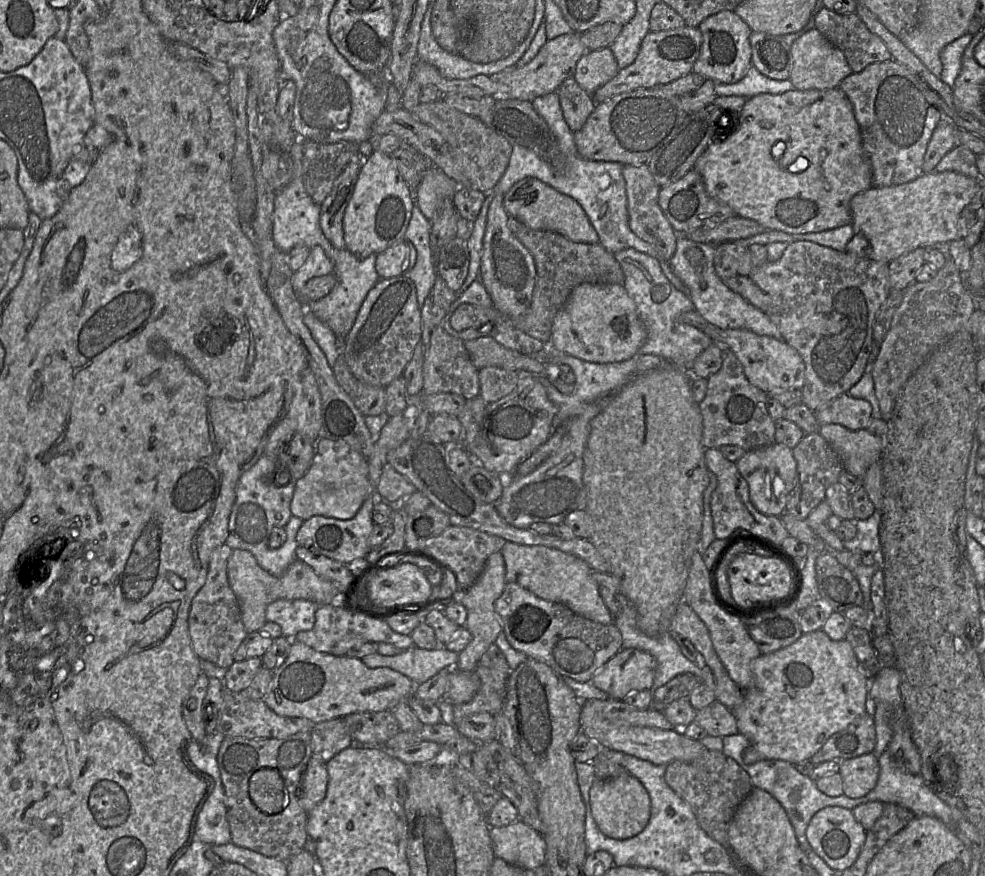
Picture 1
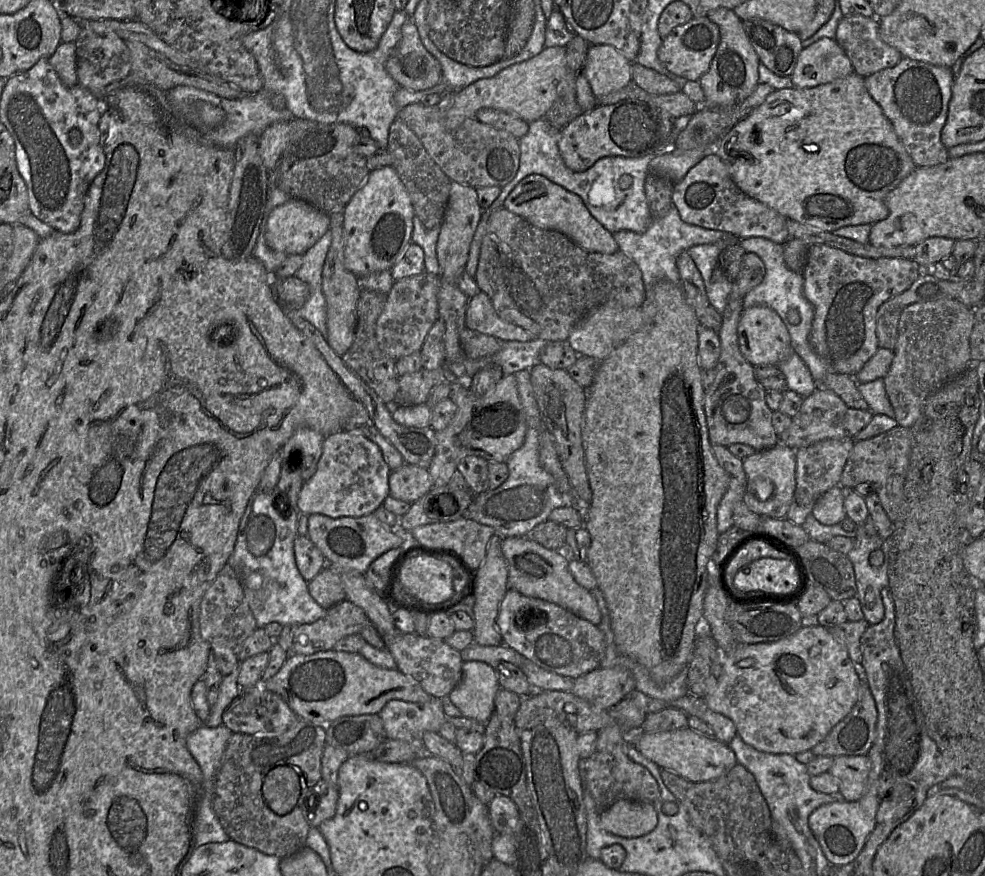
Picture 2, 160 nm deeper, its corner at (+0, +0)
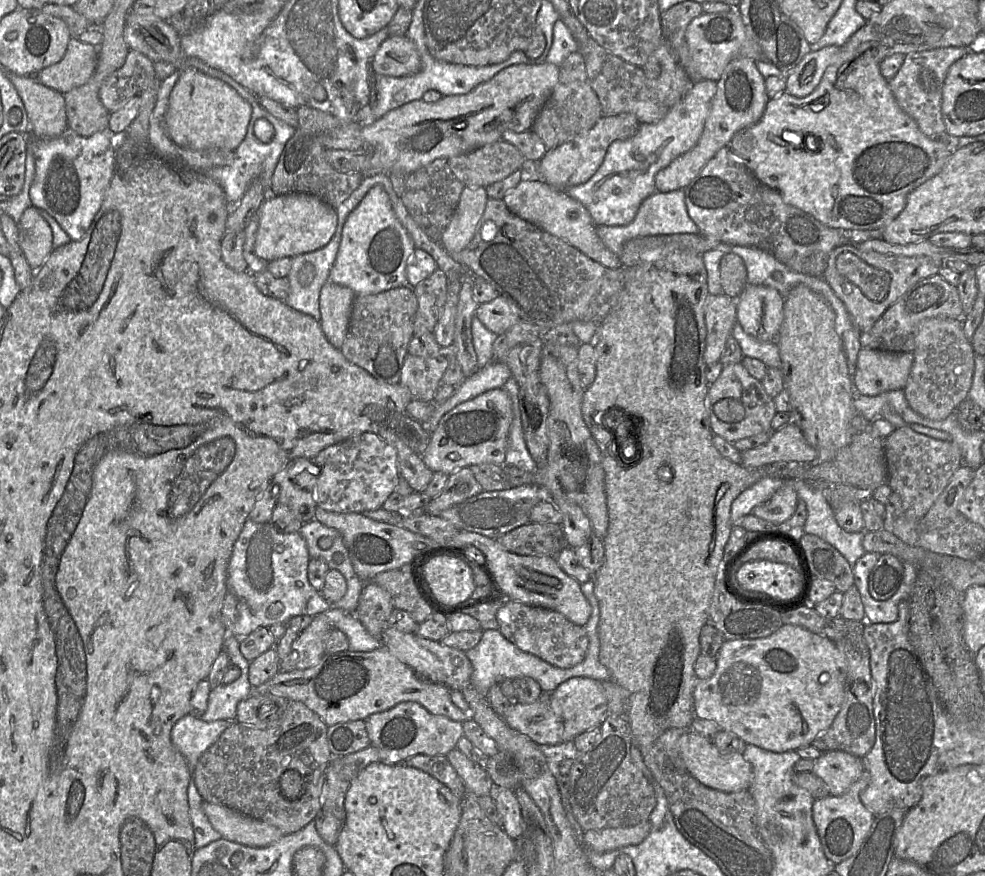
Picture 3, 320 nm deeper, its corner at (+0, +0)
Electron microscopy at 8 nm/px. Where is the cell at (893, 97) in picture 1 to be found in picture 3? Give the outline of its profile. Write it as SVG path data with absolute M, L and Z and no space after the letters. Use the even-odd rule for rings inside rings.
M950 46L906 54L897 74L888 80L899 106L915 120L920 131L930 138L946 138L941 114L943 83L949 67L968 52L968 47Z

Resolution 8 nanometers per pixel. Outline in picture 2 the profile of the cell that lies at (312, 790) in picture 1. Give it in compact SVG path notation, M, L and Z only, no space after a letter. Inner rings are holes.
M321 779L312 789L317 797L308 800L309 815L308 821L312 827L319 825L335 815L338 803L338 789L327 784Z

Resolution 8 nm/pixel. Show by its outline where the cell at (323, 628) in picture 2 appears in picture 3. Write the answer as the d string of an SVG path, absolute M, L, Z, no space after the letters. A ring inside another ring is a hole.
M330 608L313 617L312 622L299 633L288 655L279 661L279 671L303 670L316 665L325 654L325 639L336 622L346 613L343 609Z

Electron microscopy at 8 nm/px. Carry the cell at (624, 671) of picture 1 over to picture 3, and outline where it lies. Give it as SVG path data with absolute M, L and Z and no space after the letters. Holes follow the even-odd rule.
M575 677L549 694L550 702L564 724L565 743L579 734L600 726L607 714L607 697L601 681Z

